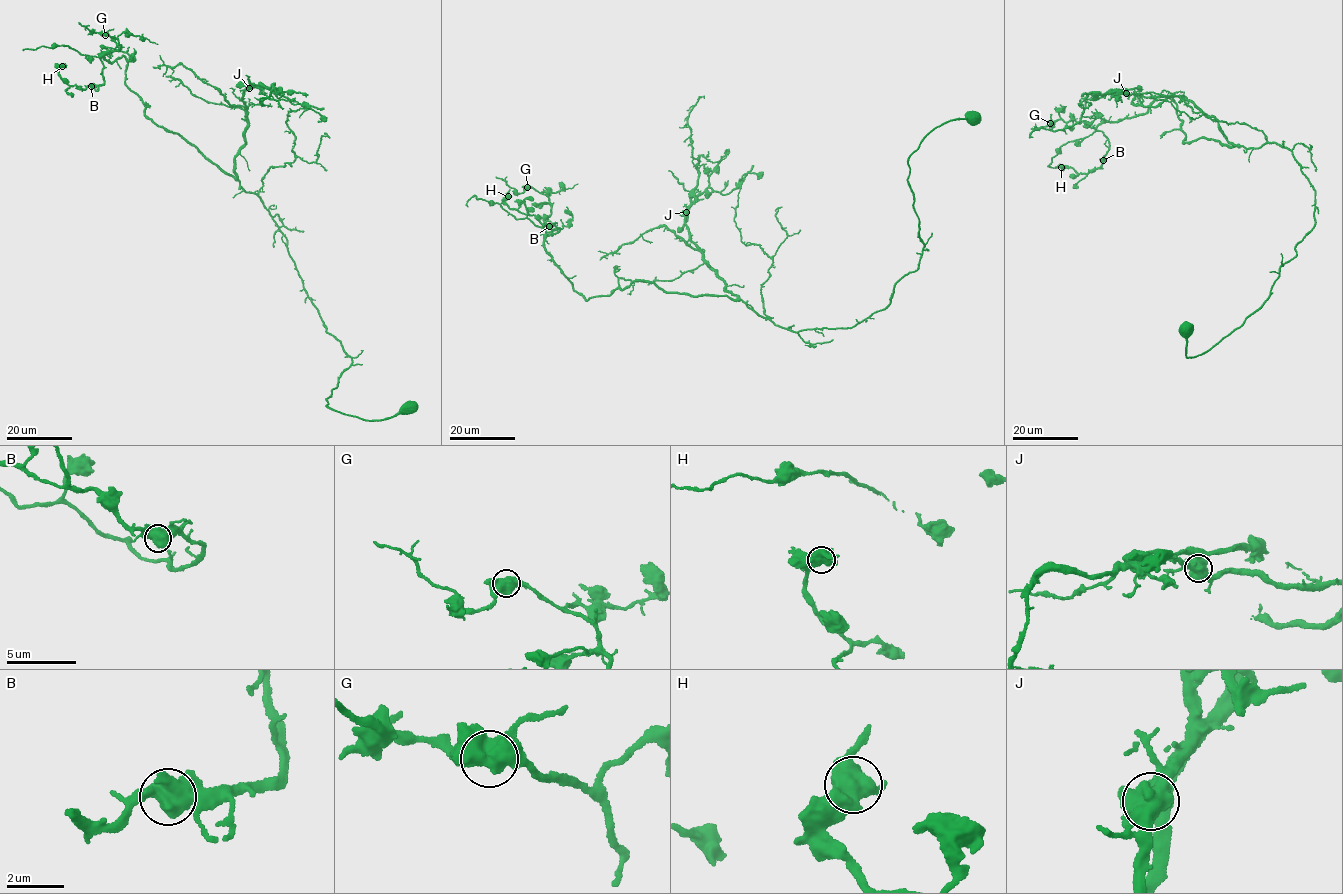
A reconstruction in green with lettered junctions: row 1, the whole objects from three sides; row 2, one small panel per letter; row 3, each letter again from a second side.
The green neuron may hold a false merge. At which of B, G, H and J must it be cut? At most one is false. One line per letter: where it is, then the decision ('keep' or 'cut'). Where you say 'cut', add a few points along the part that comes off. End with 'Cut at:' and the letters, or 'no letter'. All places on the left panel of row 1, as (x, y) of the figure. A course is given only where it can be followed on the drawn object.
B: (91, 86) | keep
G: (105, 35) | keep
H: (62, 66) | keep
J: (249, 88) | cut | (249, 87), (252, 84), (263, 85), (293, 103), (303, 104), (320, 115), (321, 120), (318, 122)
Cut at: J

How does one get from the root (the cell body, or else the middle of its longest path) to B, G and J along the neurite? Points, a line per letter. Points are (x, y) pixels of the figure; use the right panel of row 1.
B: (1185, 331), (1201, 355), (1262, 305), (1313, 186), (1274, 143), (1184, 144), (1163, 95), (1097, 126), (1103, 160)
G: (1185, 331), (1201, 355), (1268, 298), (1315, 222), (1301, 164), (1274, 143), (1184, 144), (1163, 95), (1050, 123)
J: (1185, 331), (1201, 355), (1262, 305), (1315, 192), (1289, 150), (1125, 93)

